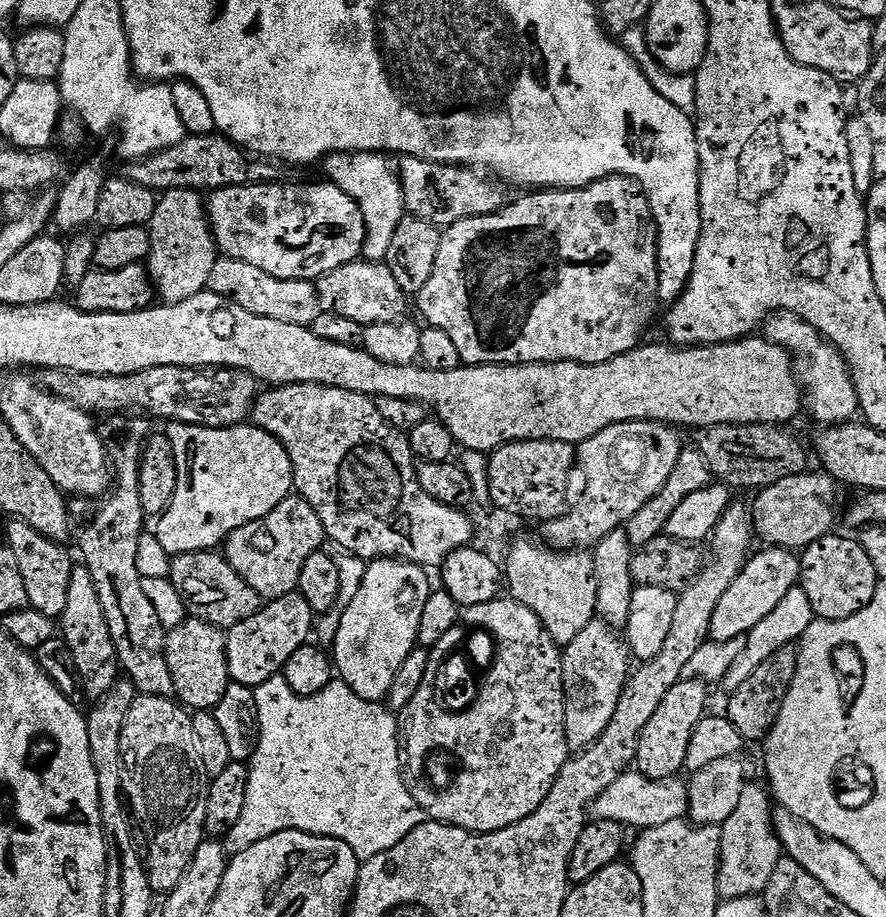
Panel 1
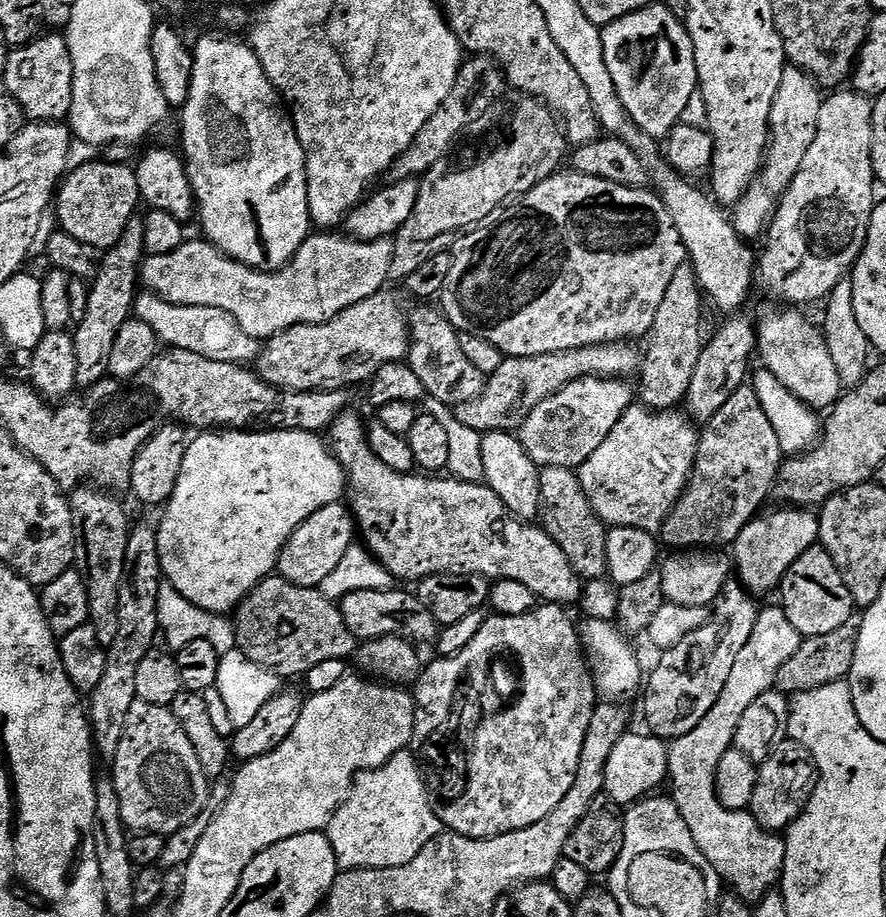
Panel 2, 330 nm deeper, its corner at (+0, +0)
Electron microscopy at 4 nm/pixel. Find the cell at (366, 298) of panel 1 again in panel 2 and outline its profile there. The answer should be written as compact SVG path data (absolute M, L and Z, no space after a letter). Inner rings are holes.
M439 311L424 312L410 324L410 343L406 362L418 374L425 393L448 405L470 402L482 394L486 378L462 354L460 333Z

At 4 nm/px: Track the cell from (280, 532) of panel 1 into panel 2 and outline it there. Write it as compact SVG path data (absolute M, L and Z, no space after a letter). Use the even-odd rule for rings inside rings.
M340 502L326 506L322 510L310 514L310 518L306 518L306 522L302 522L297 526L294 534L284 544L284 549L280 551L278 557L279 575L283 576L285 580L289 580L294 586L319 588L322 582L326 582L326 577L338 566L338 562L342 562L342 557L346 554L346 550L350 550L353 542L354 521L351 511Z

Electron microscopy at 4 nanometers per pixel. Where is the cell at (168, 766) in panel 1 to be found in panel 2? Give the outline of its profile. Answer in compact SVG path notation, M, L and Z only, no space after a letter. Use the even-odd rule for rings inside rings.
M136 699L134 706L130 706L126 734L122 734L122 742L118 742L118 754L111 760L110 768L122 806L124 827L129 833L153 832L167 838L182 830L182 826L194 822L194 818L208 808L208 775L202 770L202 762L198 762L198 754L194 754L194 746L190 746L190 738L186 738L186 730L182 730L178 718L174 718L171 707L154 706Z

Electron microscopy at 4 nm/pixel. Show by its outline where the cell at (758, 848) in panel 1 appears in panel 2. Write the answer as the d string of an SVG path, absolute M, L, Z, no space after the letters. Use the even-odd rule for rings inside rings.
M786 738L759 765L750 809L753 818L767 832L783 833L788 825L804 813L804 807L808 805L816 789L817 779L816 763L810 750L806 750L806 746L802 746L797 740Z

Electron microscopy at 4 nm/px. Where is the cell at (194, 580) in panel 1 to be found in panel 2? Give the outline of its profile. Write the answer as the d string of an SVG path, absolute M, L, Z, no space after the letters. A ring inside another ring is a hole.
M273 574L265 578L252 593L247 596L239 608L234 612L236 625L236 646L239 651L250 658L258 666L270 670L281 678L287 676L307 677L308 672L314 666L322 662L334 662L335 660L348 660L355 657L358 641L354 634L350 634L346 622L342 622L342 614L339 607L333 601L324 597L319 588L303 588L294 586L289 580L285 580L279 574Z

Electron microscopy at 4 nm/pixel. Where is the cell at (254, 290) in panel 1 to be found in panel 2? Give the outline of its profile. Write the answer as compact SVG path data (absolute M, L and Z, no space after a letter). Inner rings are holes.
M312 234L302 242L302 246L294 254L294 258L277 272L255 272L245 264L231 260L225 252L220 252L209 244L207 239L189 239L178 250L170 254L148 256L141 263L138 273L143 287L156 293L166 302L178 306L214 306L214 310L226 310L255 340L267 341L269 336L277 336L280 332L290 330L299 324L321 324L354 306L354 302L362 302L362 298L370 298L378 294L389 283L390 262L394 254L394 243L387 240L353 240L347 234Z

